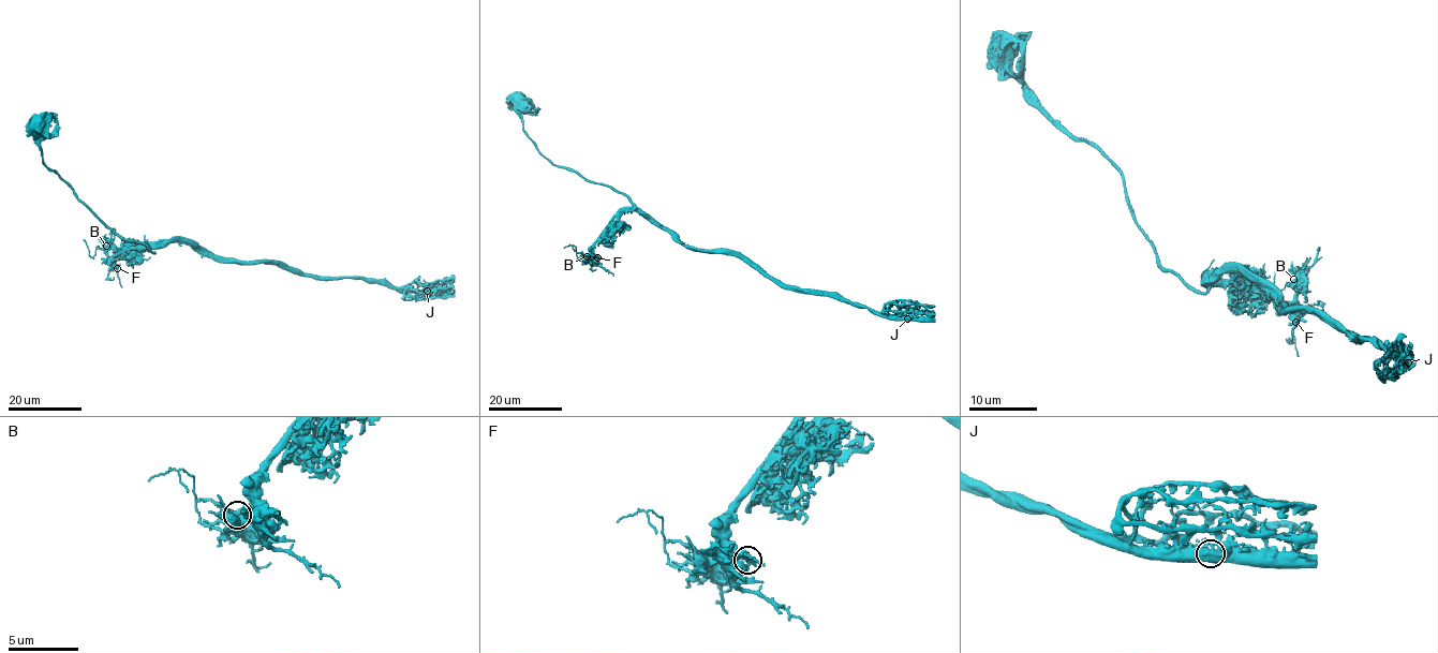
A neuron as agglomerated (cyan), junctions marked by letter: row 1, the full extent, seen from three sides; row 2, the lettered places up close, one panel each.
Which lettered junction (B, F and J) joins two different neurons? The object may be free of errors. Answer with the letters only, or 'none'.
J

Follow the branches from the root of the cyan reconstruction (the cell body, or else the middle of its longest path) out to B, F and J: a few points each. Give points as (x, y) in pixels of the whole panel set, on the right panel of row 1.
B: (999, 52), (1122, 174), (1165, 269), (1203, 293), (1253, 286), (1280, 301), (1293, 279)
F: (999, 52), (1040, 105), (1122, 174), (1130, 214), (1165, 269), (1203, 293), (1211, 286), (1253, 286), (1295, 322)
J: (999, 52), (1122, 174), (1165, 269), (1203, 293), (1246, 272), (1284, 308), (1316, 308), (1408, 362)

